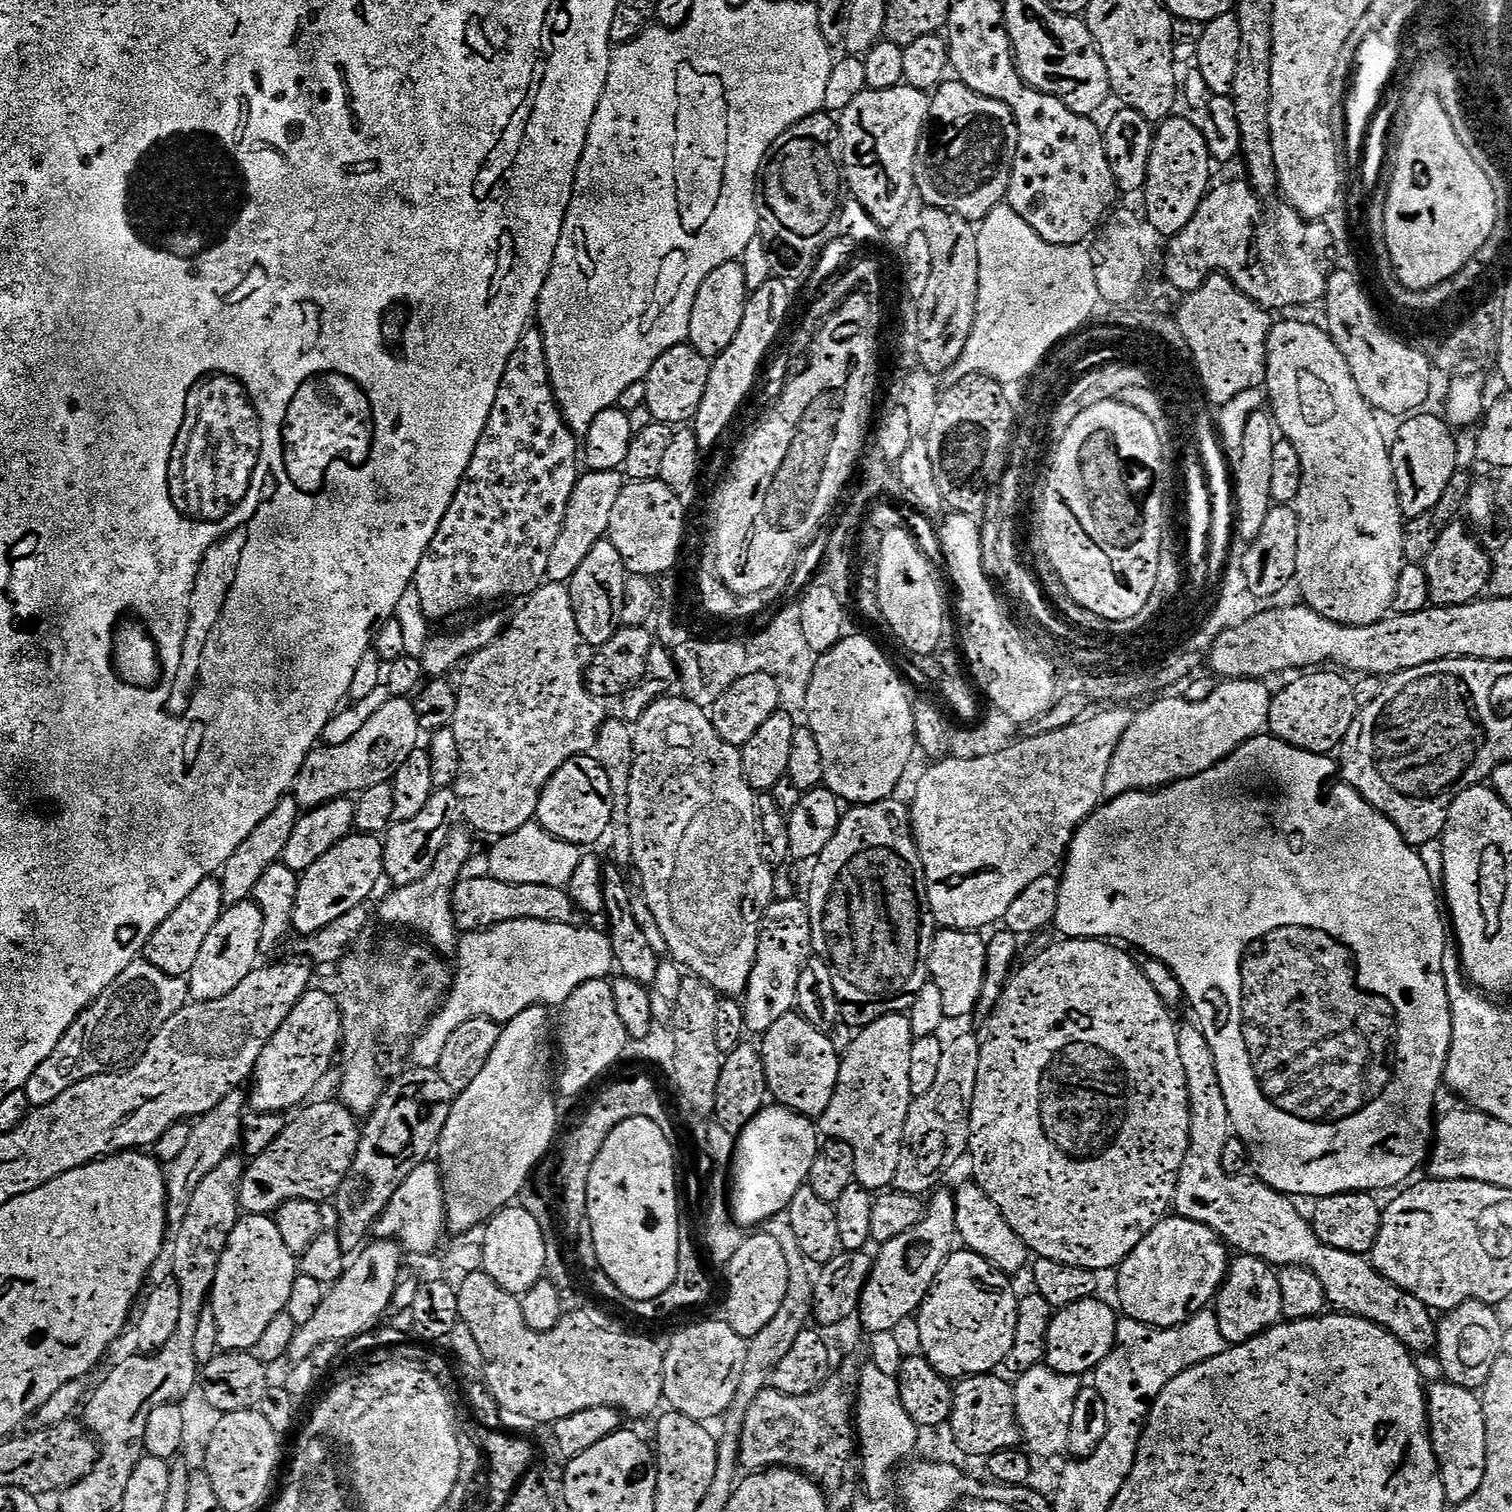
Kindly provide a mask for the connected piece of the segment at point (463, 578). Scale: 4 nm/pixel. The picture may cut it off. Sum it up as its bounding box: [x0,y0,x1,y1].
[414,428,574,622]

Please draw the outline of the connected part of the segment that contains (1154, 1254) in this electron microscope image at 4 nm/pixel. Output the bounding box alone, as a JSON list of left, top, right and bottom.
[1124,1214,1226,1308]

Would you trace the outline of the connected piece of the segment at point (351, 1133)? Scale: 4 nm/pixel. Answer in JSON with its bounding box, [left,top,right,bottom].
[243,1101,362,1215]

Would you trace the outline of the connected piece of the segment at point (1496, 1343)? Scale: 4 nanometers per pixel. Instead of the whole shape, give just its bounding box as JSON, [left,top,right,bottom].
[1436,1300,1504,1382]

